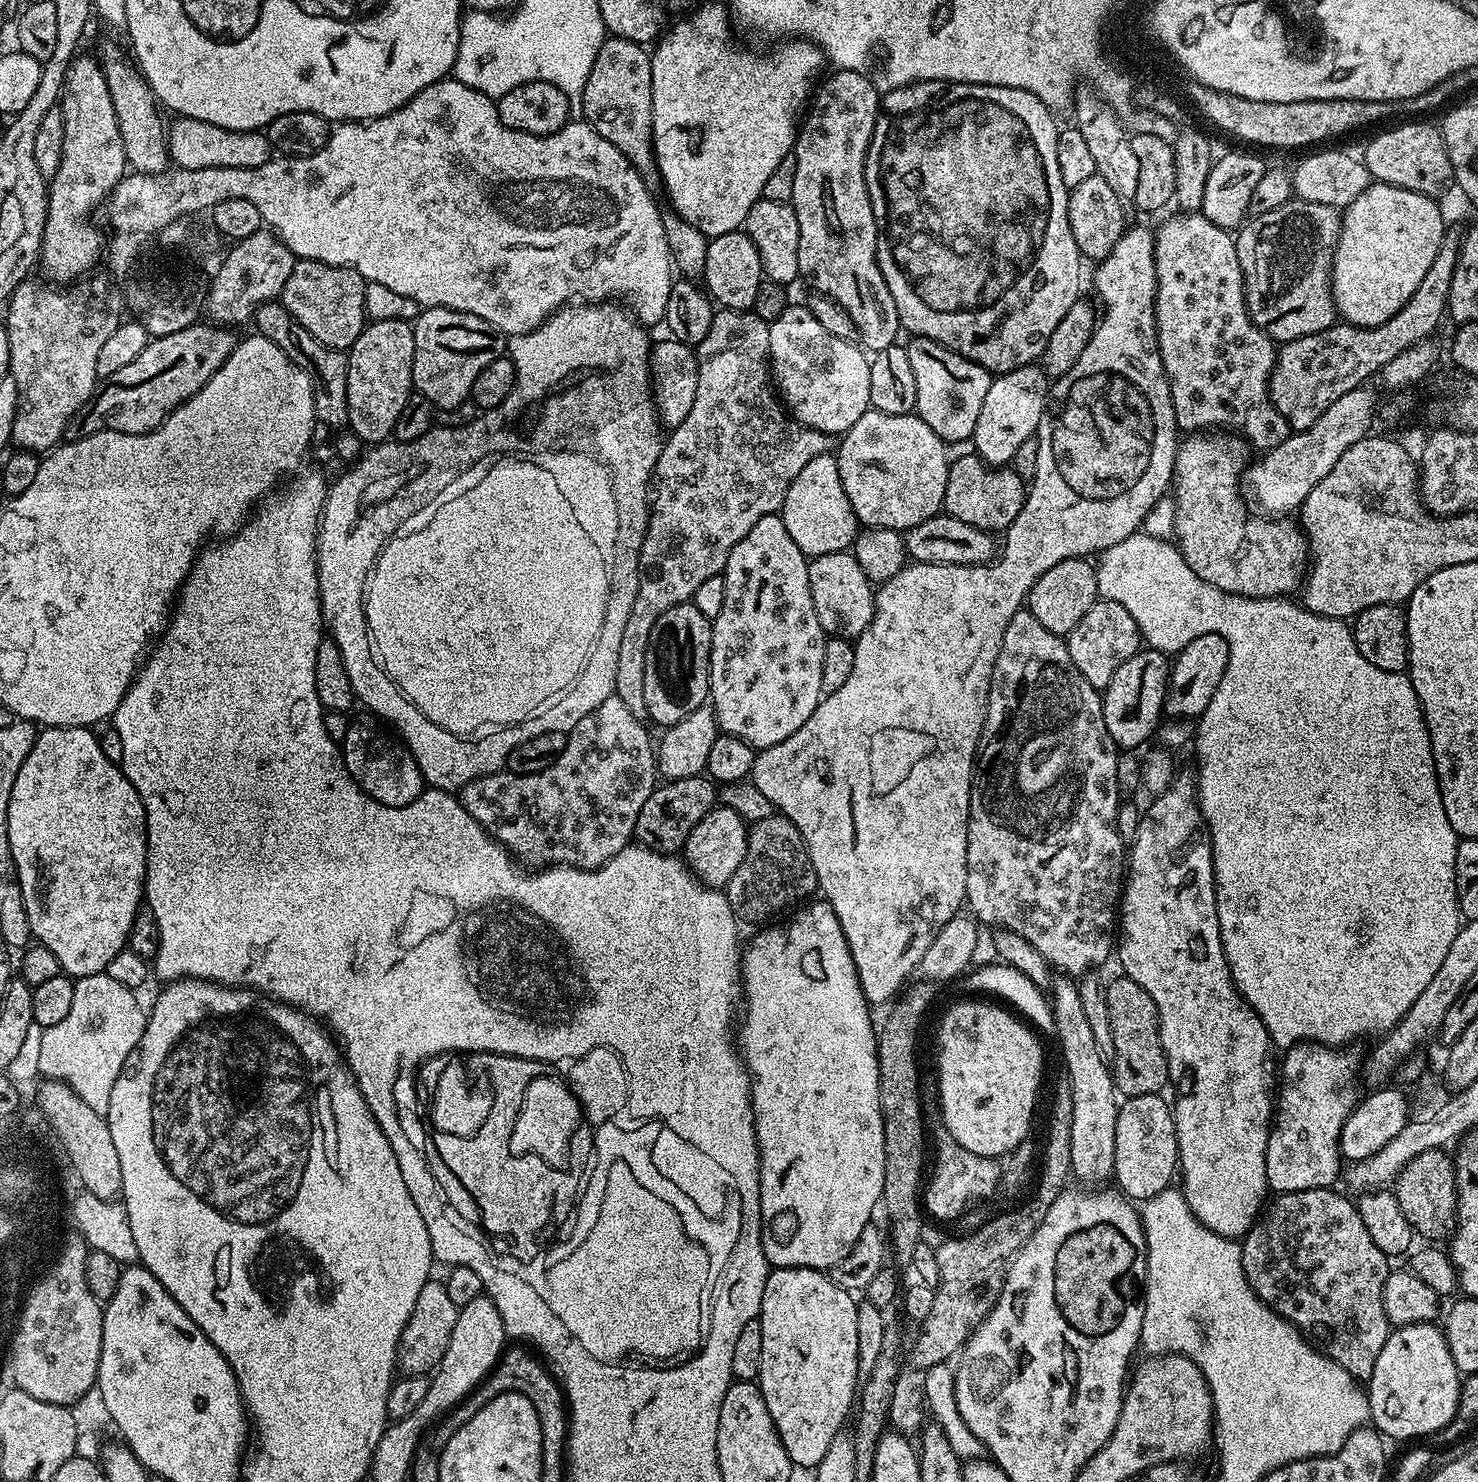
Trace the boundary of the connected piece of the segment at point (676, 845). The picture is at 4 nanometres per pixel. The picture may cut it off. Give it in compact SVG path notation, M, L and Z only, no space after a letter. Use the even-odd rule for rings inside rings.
M701 774L661 783L642 805L636 823L635 839L643 847L655 852L679 853L686 838L690 838L690 830L694 830L694 826L698 826L698 822L702 822L702 818L706 818L706 814L710 814L710 810L717 807L717 804L717 785L707 775Z

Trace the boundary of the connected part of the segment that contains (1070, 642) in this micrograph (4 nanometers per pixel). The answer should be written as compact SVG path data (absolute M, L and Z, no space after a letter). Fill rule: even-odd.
M1097 599L1090 610L1086 610L1086 618L1074 626L1074 630L1068 633L1066 643L1070 650L1070 658L1074 666L1097 690L1103 690L1110 682L1114 670L1122 662L1129 660L1134 653L1141 651L1142 637L1134 618L1126 611L1126 606L1118 606L1118 602Z

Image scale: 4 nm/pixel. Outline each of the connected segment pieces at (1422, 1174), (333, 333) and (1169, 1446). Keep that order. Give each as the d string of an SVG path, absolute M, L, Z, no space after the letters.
M1445 1149L1426 1150L1426 1154L1406 1162L1394 1191L1402 1214L1406 1214L1406 1222L1417 1237L1425 1236L1428 1242L1444 1242L1451 1237L1456 1226L1456 1165Z
M297 259L290 278L278 298L284 309L318 342L328 348L347 350L352 347L358 334L362 334L366 317L365 280L352 268L339 268L317 260Z
M1161 1354L1145 1361L1127 1381L1118 1426L1108 1442L1107 1451L1142 1454L1148 1466L1188 1462L1191 1456L1207 1448L1209 1451L1214 1440L1214 1417L1212 1395L1204 1372L1189 1356Z

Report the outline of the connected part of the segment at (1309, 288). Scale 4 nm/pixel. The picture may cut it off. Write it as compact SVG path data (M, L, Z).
M1293 198L1274 210L1253 215L1235 233L1248 313L1274 342L1318 334L1337 323L1336 303L1332 301L1332 259L1341 219L1341 209Z

